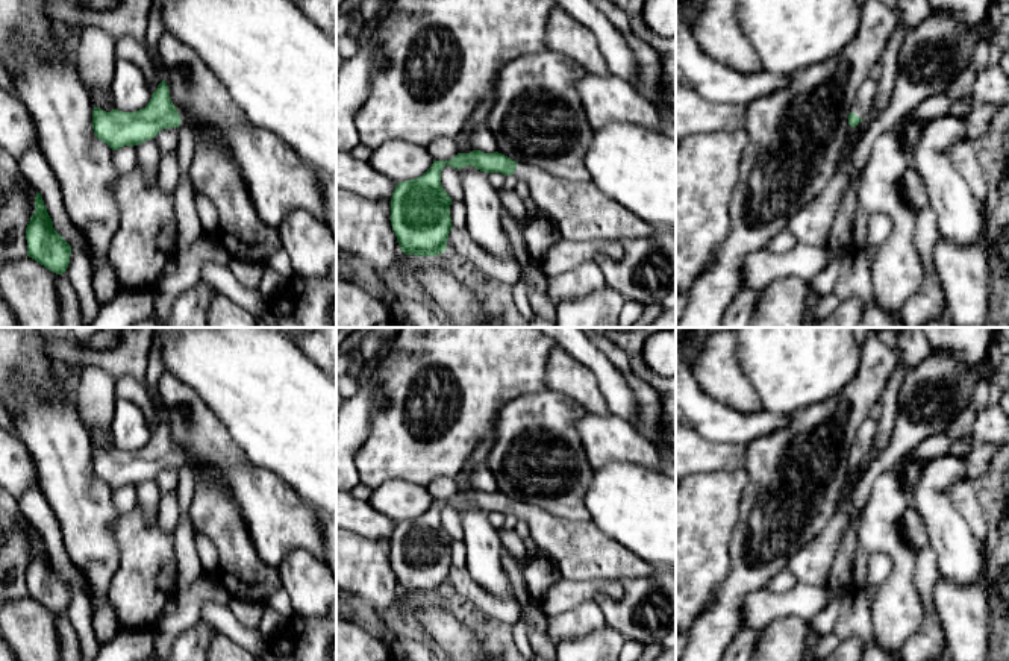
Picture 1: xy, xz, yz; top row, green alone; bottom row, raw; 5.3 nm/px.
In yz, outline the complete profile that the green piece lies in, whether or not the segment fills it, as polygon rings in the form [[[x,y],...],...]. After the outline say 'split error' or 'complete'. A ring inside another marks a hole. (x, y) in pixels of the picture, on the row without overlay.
[[[867,418],[861,423],[854,437],[851,452],[848,455],[848,464],[851,467],[856,467],[862,461],[862,456],[873,446],[877,426],[879,426],[879,421],[873,418]]]; split error

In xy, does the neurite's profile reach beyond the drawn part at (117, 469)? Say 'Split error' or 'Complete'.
Split error

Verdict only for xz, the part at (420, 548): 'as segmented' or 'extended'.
extended

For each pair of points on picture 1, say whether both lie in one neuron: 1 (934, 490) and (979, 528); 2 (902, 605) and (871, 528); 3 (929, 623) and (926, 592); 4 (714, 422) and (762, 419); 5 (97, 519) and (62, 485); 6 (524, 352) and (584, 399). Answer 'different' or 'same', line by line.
1: different
2: same
3: same
4: same
5: same
6: different

